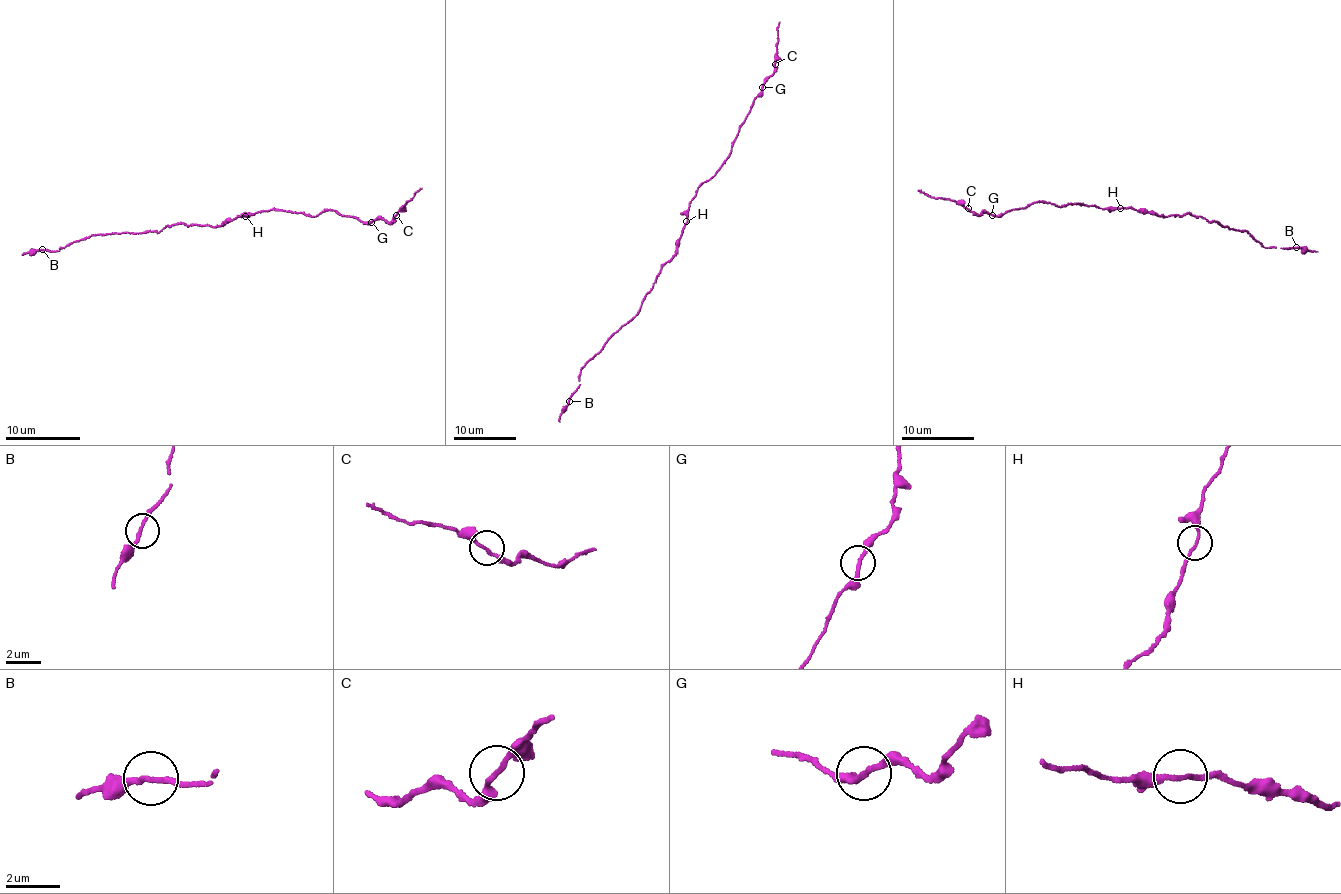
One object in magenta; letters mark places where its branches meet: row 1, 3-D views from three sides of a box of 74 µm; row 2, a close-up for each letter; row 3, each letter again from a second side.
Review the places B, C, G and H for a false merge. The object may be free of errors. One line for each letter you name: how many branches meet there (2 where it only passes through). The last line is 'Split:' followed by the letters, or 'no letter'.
C: 2
Split: C

